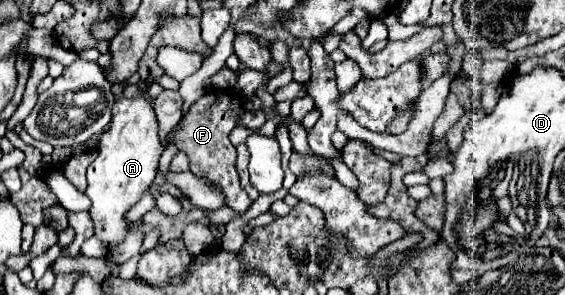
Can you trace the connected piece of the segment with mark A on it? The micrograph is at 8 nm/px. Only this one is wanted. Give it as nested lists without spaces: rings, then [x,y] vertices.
[[[139,84],[141,92],[135,98],[125,98],[119,94],[115,98],[113,120],[109,128],[99,136],[97,158],[87,168],[87,196],[91,200],[91,220],[95,224],[95,236],[107,246],[119,244],[127,236],[129,224],[125,222],[125,212],[141,198],[145,190],[153,184],[157,176],[159,158],[163,144],[157,134],[157,120],[153,106],[145,94],[145,86]]]

